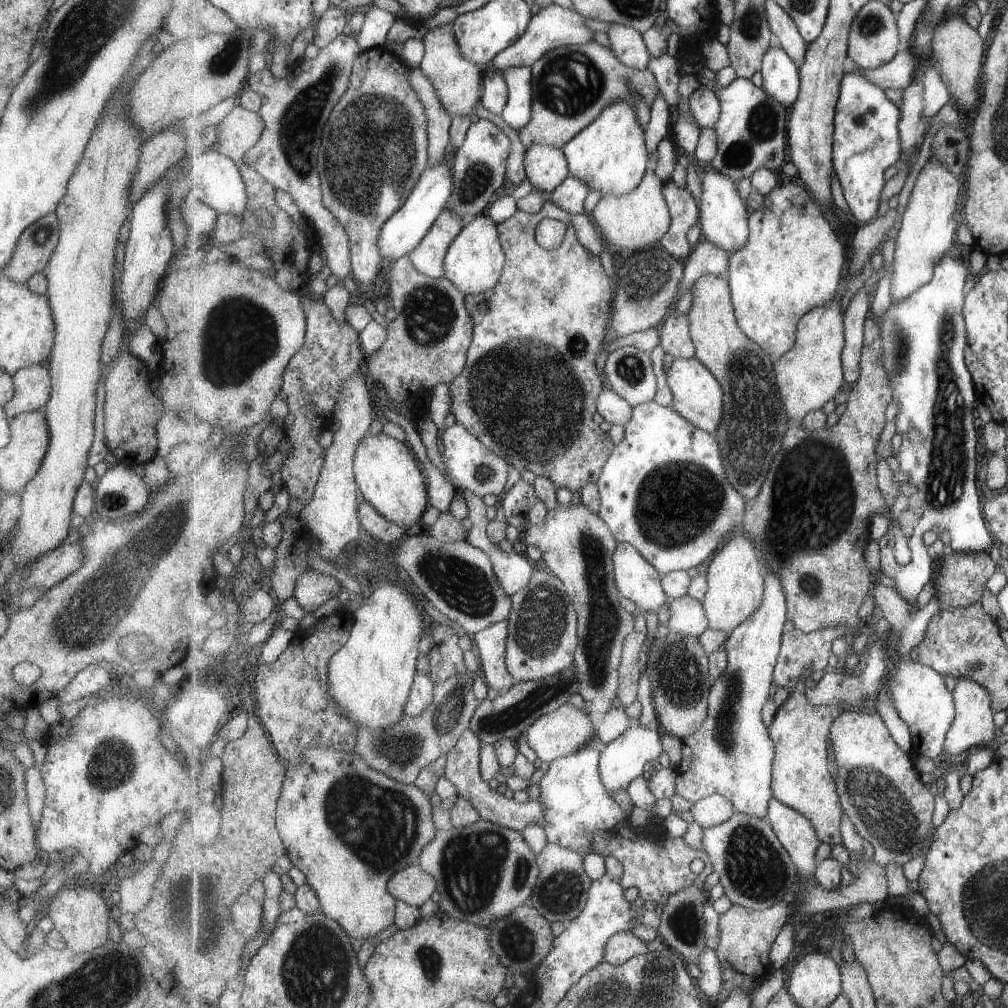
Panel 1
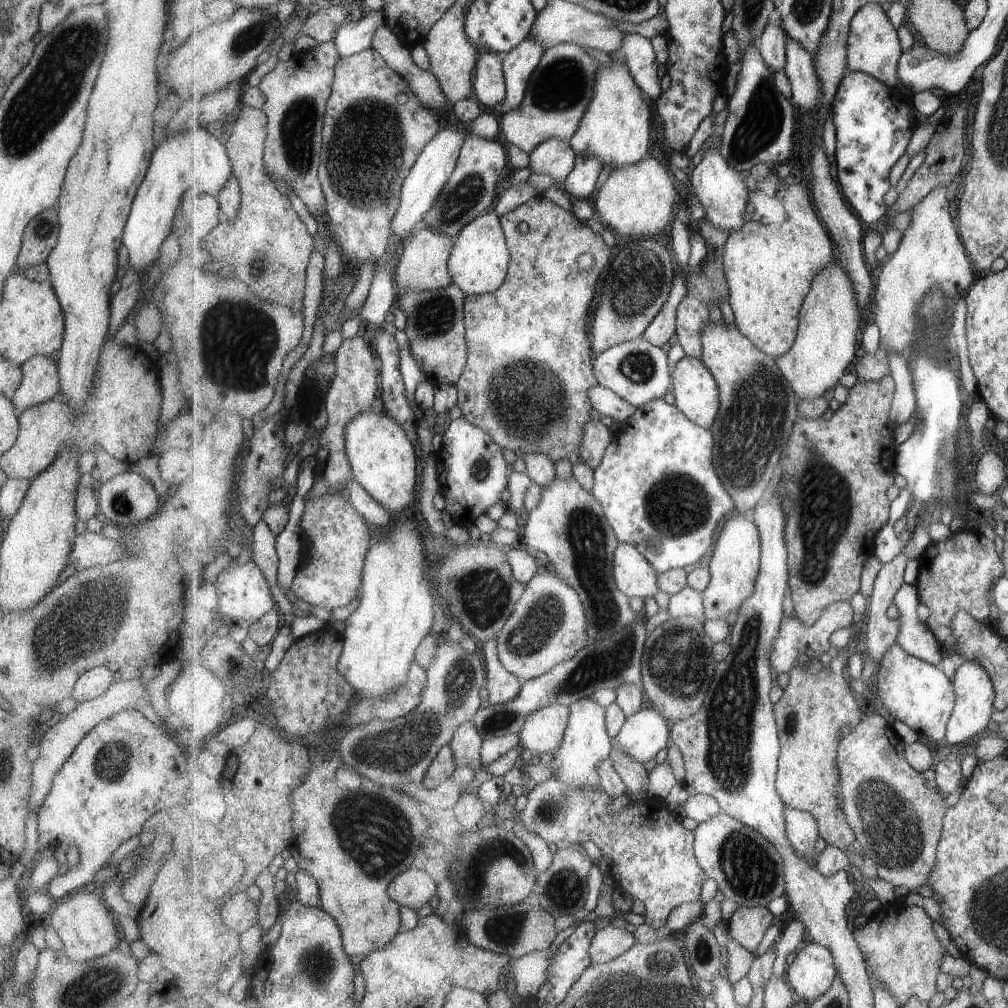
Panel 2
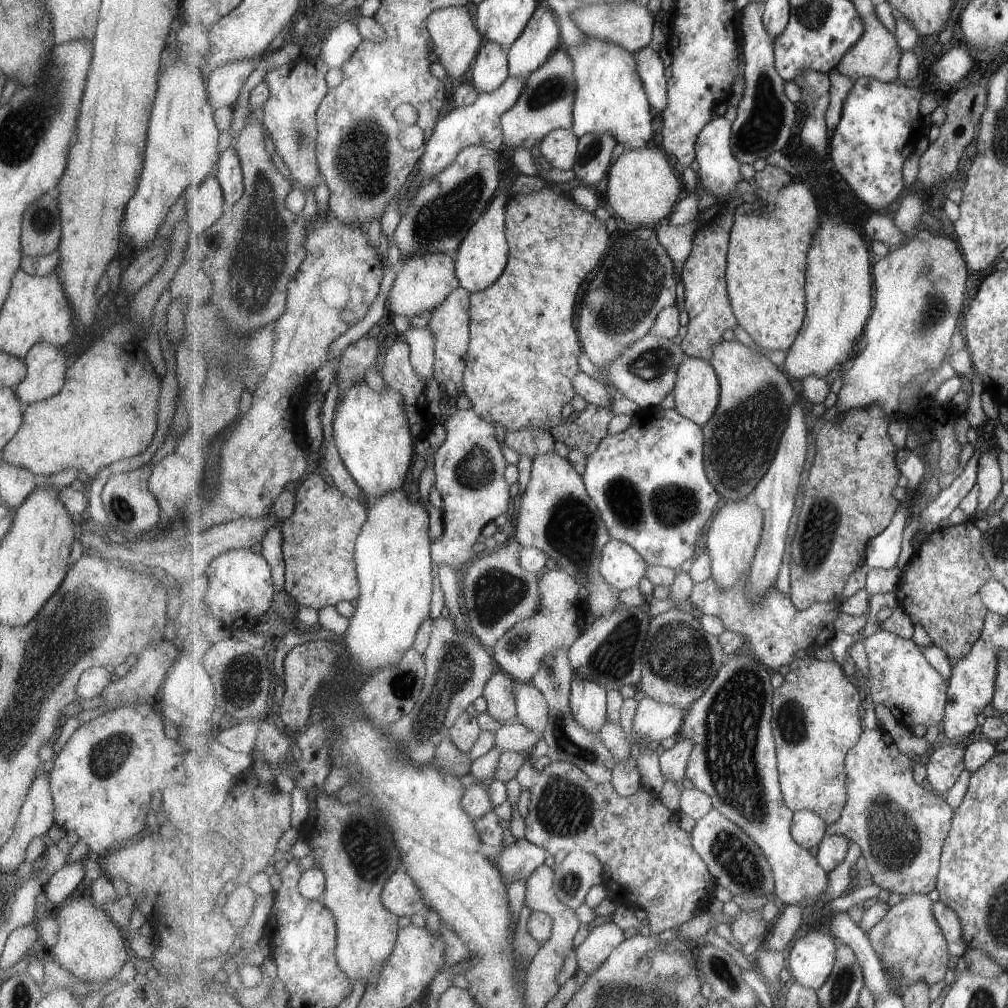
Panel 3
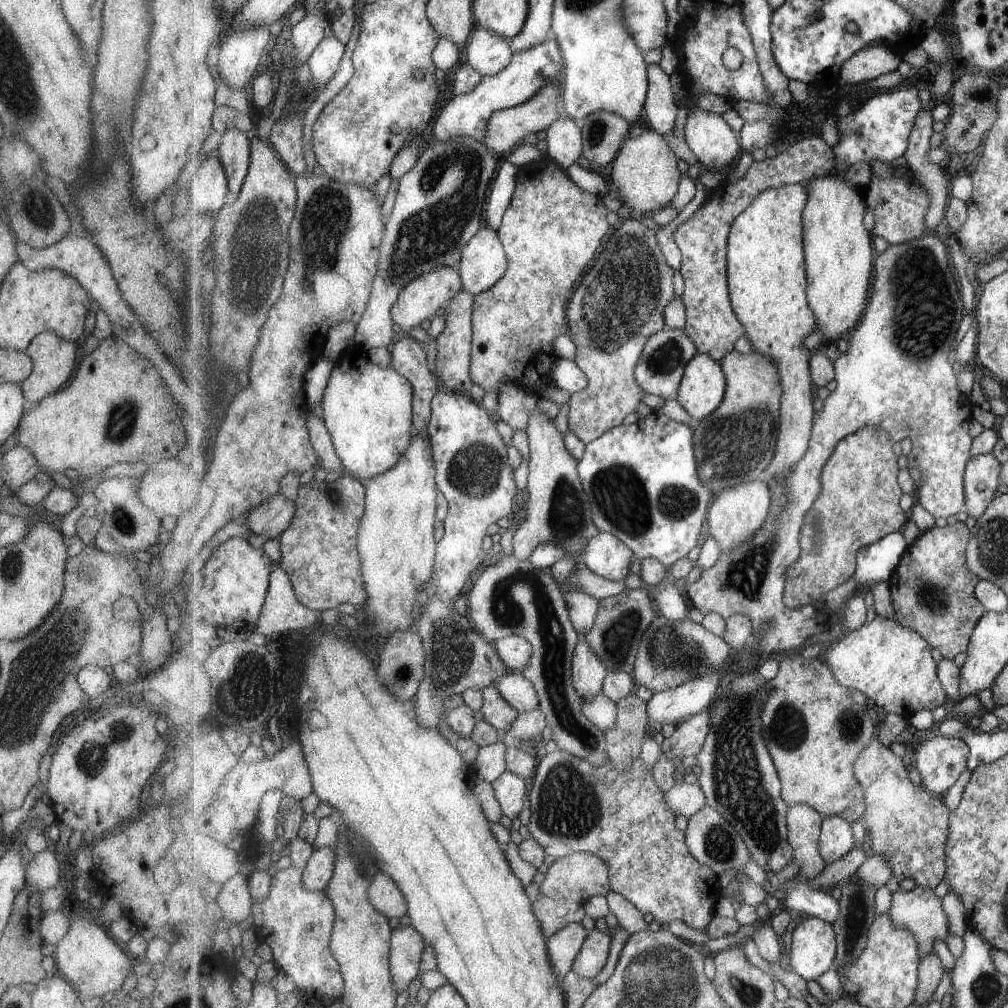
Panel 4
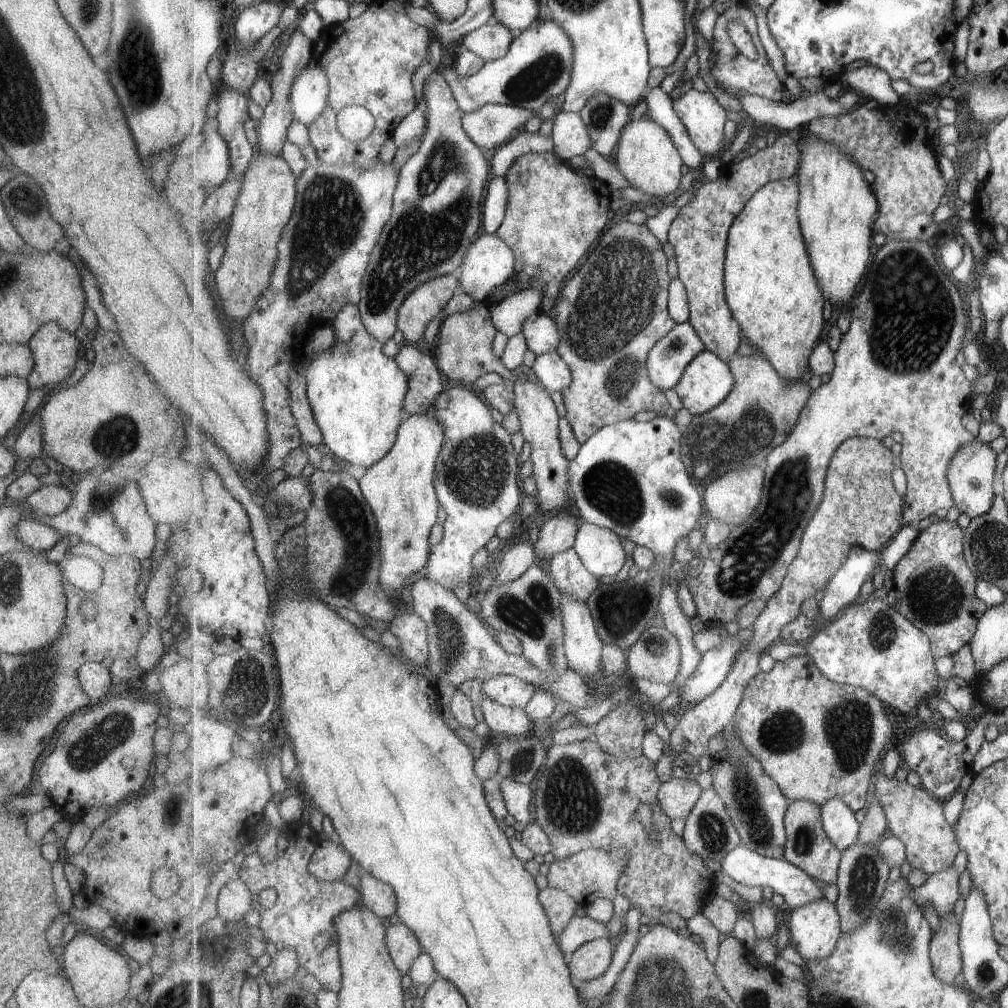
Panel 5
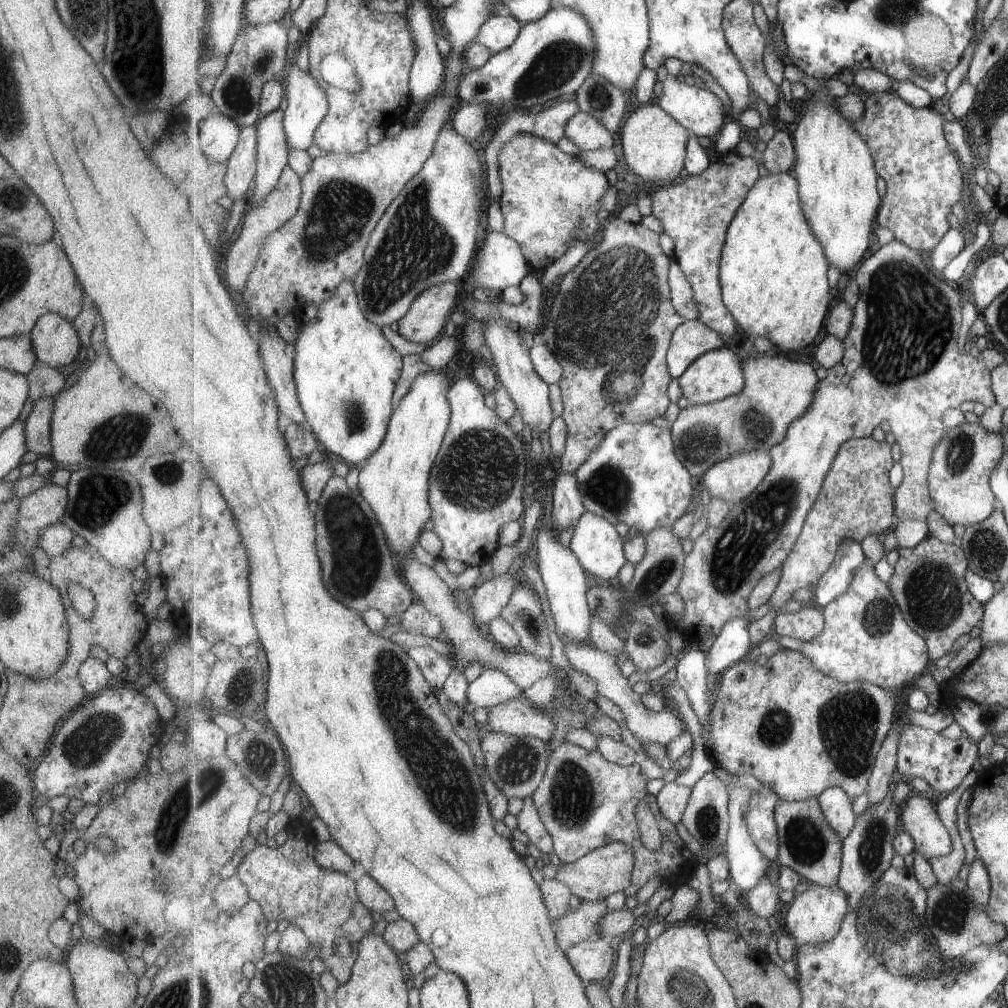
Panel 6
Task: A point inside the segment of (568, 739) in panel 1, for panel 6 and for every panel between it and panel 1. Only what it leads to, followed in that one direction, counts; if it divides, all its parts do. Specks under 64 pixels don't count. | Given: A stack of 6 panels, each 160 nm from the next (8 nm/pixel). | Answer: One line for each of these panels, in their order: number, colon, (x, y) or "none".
2: (545, 729)
3: (533, 709)
4: (518, 690)
5: (509, 690)
6: (493, 687)

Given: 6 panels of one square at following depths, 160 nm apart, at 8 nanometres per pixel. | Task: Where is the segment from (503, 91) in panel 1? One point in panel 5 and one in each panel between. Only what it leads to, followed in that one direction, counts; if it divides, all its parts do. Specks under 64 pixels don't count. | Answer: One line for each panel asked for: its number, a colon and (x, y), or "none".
2: (490, 86)
3: (491, 69)
4: (488, 52)
5: (491, 41)

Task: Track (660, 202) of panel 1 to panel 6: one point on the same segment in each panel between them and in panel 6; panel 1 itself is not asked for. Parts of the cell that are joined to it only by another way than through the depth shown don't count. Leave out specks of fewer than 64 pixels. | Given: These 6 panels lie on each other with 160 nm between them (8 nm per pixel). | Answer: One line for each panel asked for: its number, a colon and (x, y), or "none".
2: (640, 200)
3: (643, 188)
4: (645, 172)
5: (647, 157)
6: (655, 145)

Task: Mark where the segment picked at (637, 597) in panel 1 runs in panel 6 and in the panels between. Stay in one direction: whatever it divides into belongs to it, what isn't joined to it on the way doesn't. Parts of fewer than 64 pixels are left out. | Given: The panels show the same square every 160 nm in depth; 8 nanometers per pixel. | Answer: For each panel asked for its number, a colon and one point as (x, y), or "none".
2: (635, 576)
3: (623, 567)
4: (608, 556)
5: (601, 549)
6: (596, 542)

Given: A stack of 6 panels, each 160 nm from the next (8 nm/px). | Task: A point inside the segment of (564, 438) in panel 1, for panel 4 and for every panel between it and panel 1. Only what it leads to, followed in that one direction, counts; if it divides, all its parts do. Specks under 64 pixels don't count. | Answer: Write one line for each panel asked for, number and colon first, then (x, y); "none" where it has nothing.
2: (530, 364)
3: (525, 350)
4: (552, 229)

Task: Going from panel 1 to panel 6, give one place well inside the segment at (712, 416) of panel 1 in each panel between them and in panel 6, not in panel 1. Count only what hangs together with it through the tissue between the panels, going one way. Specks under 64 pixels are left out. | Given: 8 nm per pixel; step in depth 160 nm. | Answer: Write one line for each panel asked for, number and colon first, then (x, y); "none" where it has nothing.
2: (697, 393)
3: (697, 394)
4: (704, 385)
5: (706, 383)
6: (718, 374)

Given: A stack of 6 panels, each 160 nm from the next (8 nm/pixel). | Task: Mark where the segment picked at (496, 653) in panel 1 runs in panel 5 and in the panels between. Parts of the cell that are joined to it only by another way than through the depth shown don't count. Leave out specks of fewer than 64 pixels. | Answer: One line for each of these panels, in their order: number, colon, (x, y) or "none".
2: (502, 686)
3: (500, 694)
4: (496, 710)
5: (514, 721)

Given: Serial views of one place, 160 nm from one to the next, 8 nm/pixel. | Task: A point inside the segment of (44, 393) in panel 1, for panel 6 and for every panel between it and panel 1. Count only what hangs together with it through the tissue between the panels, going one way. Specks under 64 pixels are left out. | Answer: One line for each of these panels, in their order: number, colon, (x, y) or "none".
2: (39, 383)
3: (45, 364)
4: (52, 359)
5: (54, 350)
6: (55, 342)

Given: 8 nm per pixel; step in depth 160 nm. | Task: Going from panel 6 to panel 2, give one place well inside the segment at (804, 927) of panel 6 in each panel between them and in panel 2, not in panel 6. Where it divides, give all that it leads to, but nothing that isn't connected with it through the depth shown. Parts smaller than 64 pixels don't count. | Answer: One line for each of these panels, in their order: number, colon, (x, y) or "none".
2: (813, 971)
3: (812, 958)
4: (814, 946)
5: (816, 928)

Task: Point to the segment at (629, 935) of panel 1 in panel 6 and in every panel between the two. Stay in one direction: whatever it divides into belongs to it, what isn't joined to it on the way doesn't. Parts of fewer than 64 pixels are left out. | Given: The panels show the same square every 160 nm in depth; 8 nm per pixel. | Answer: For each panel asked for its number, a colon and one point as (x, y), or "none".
2: (611, 941)
3: (602, 940)
4: (591, 960)
5: (591, 960)
6: (593, 958)

